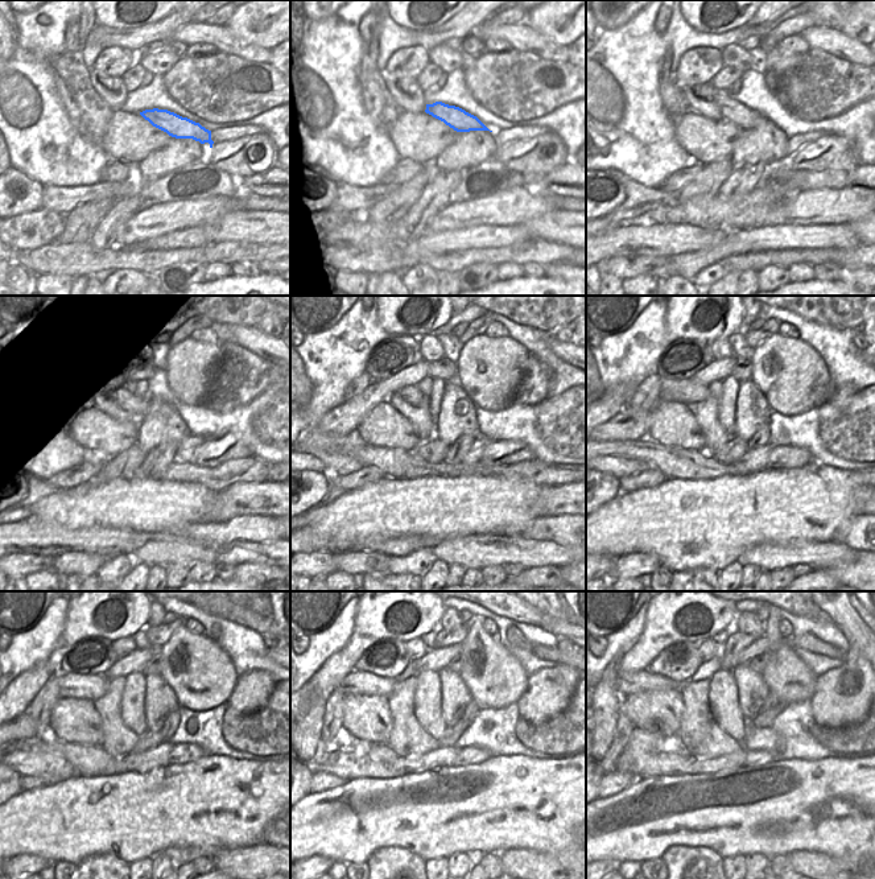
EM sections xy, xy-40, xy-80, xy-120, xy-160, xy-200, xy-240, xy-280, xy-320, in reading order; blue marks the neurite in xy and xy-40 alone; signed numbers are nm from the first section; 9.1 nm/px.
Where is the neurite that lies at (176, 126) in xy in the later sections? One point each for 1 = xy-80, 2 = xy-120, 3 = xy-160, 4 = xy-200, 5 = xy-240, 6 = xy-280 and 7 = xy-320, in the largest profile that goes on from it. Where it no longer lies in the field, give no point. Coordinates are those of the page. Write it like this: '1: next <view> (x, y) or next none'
1: next xy-80 (731, 110)
2: next xy-120 (137, 405)
3: next xy-160 (411, 393)
4: next xy-200 (684, 391)
5: next xy-240 (70, 685)
6: next xy-280 (362, 683)
7: next xy-320 (639, 681)

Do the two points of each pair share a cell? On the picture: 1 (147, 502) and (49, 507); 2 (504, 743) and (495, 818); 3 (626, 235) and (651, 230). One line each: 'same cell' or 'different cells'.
1: same cell
2: different cells
3: same cell

